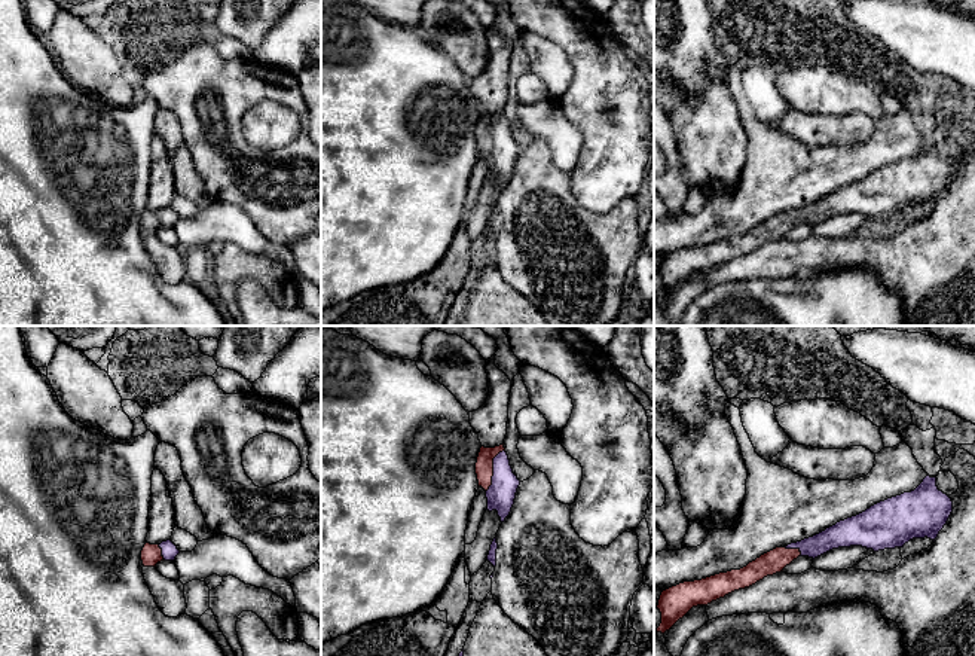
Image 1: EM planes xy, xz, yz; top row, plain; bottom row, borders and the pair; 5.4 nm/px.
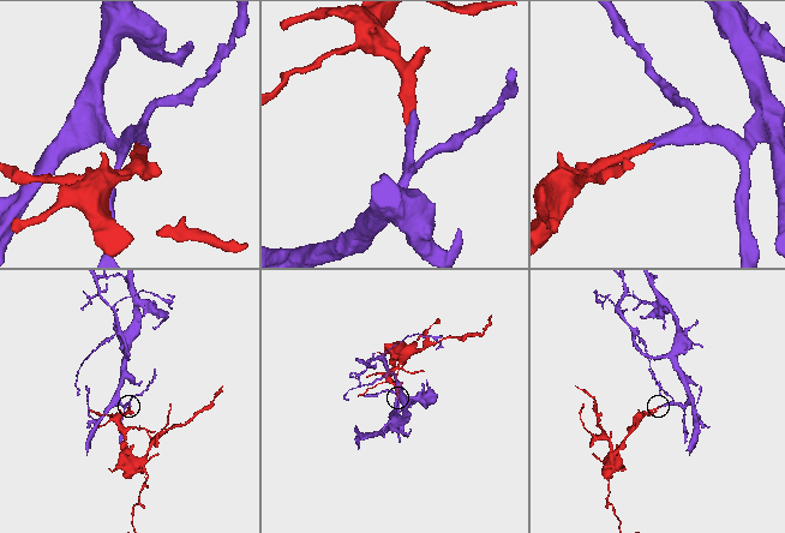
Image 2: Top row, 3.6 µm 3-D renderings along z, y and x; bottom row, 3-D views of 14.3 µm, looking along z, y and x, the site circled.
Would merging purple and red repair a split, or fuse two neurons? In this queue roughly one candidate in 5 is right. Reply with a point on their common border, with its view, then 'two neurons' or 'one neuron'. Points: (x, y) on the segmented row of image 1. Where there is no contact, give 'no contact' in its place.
meets purple in xz at (494, 470); one neuron

